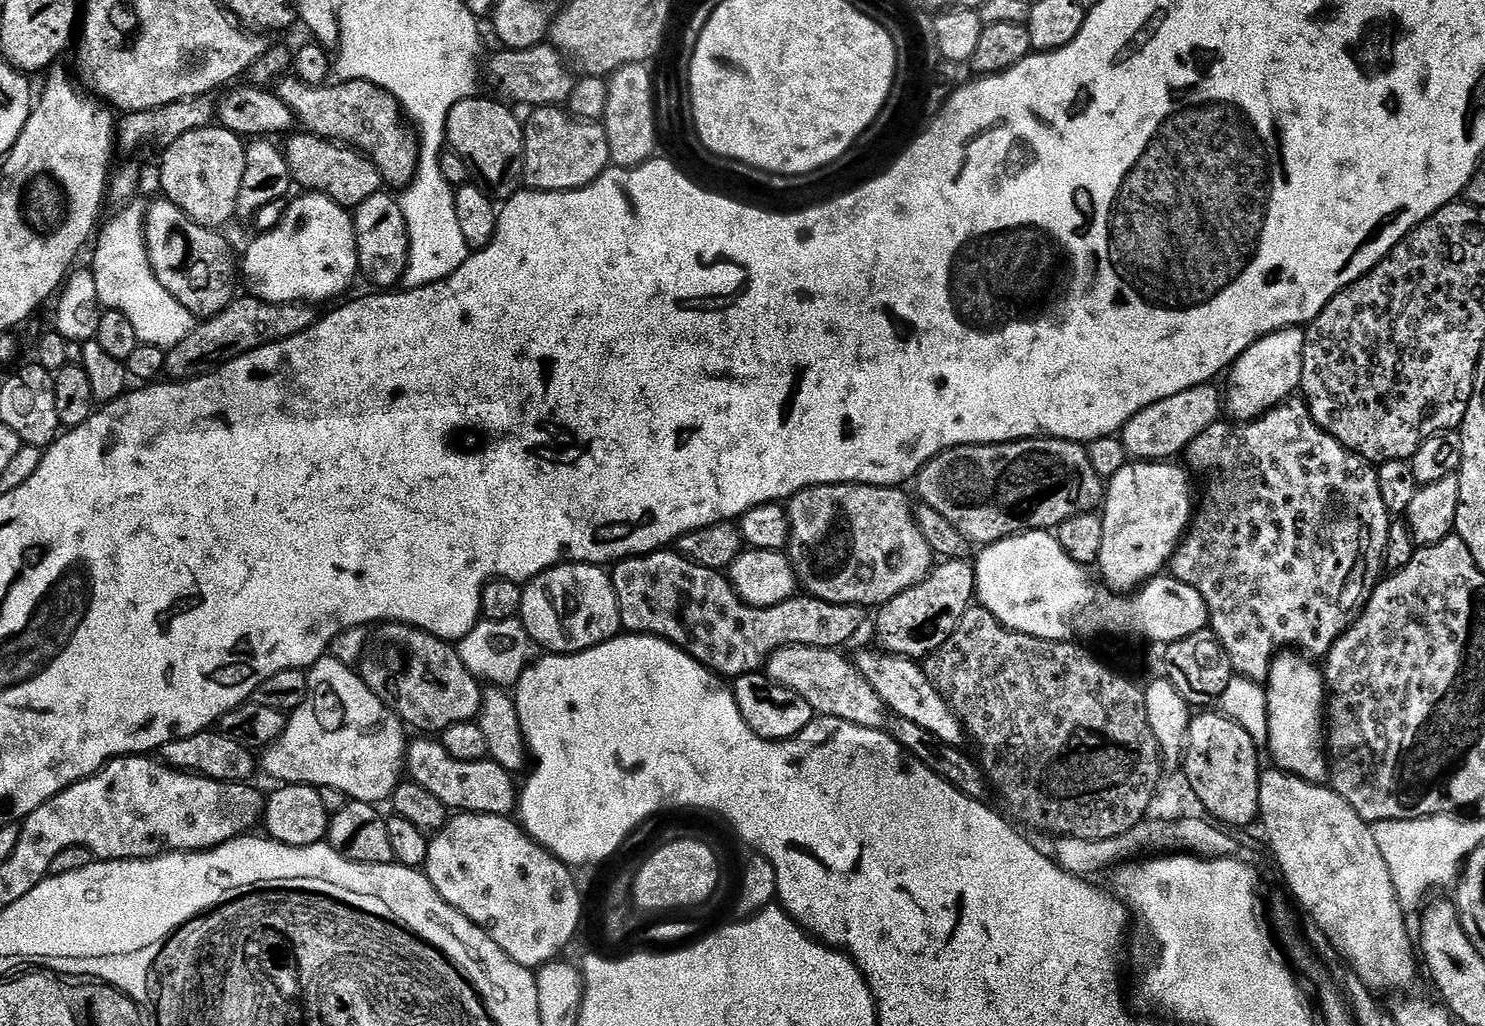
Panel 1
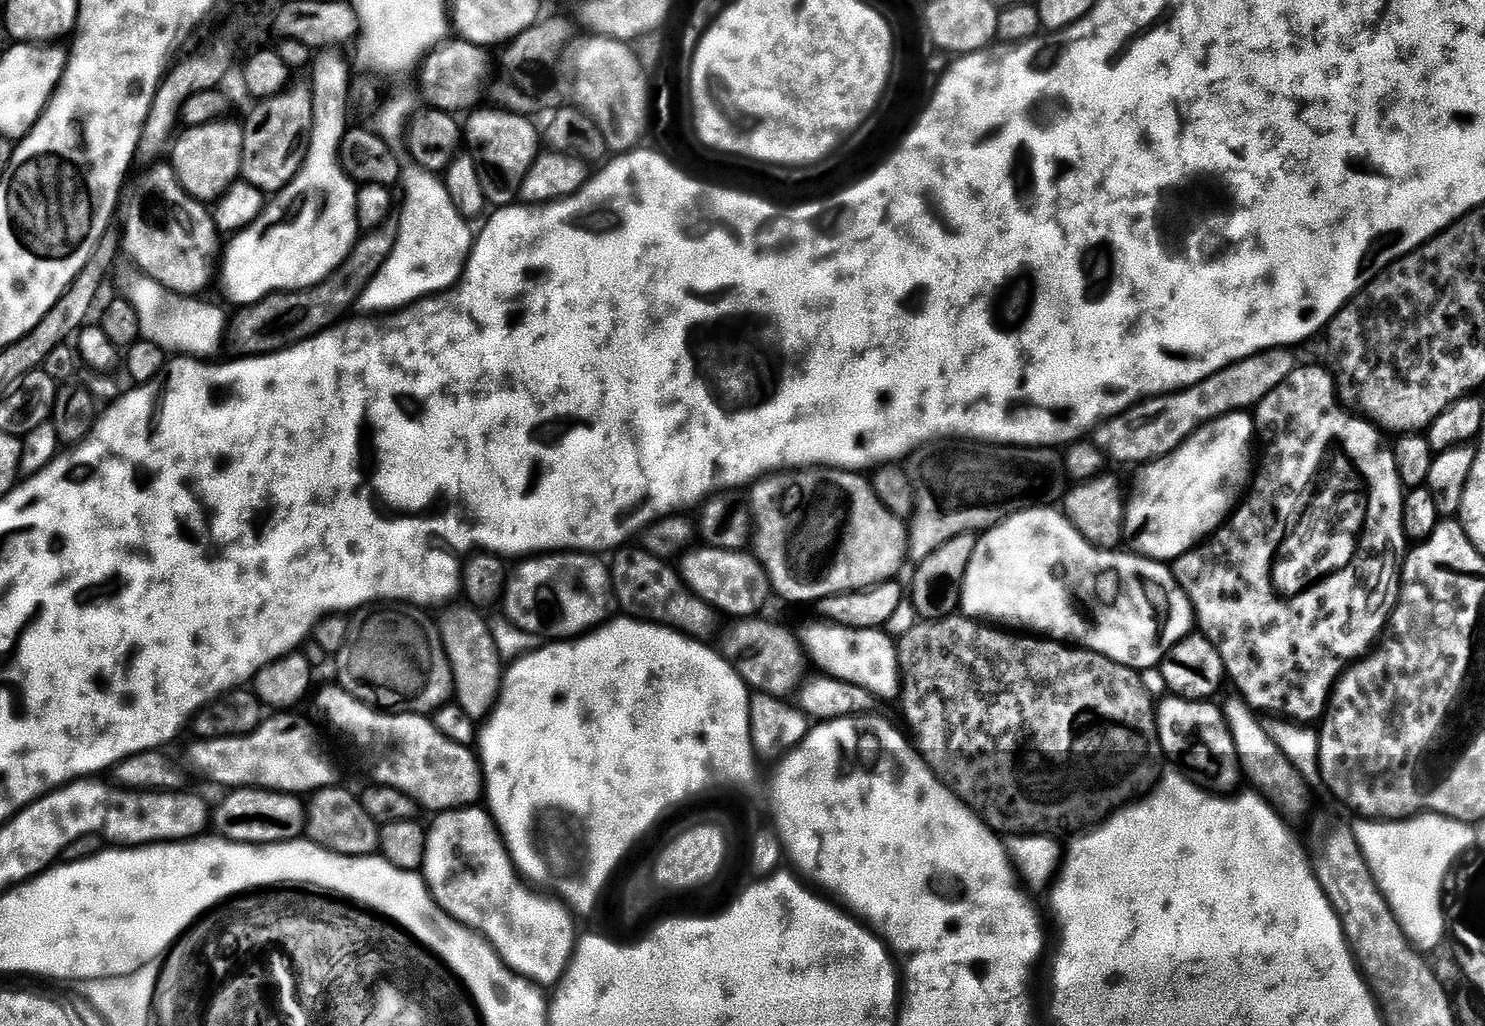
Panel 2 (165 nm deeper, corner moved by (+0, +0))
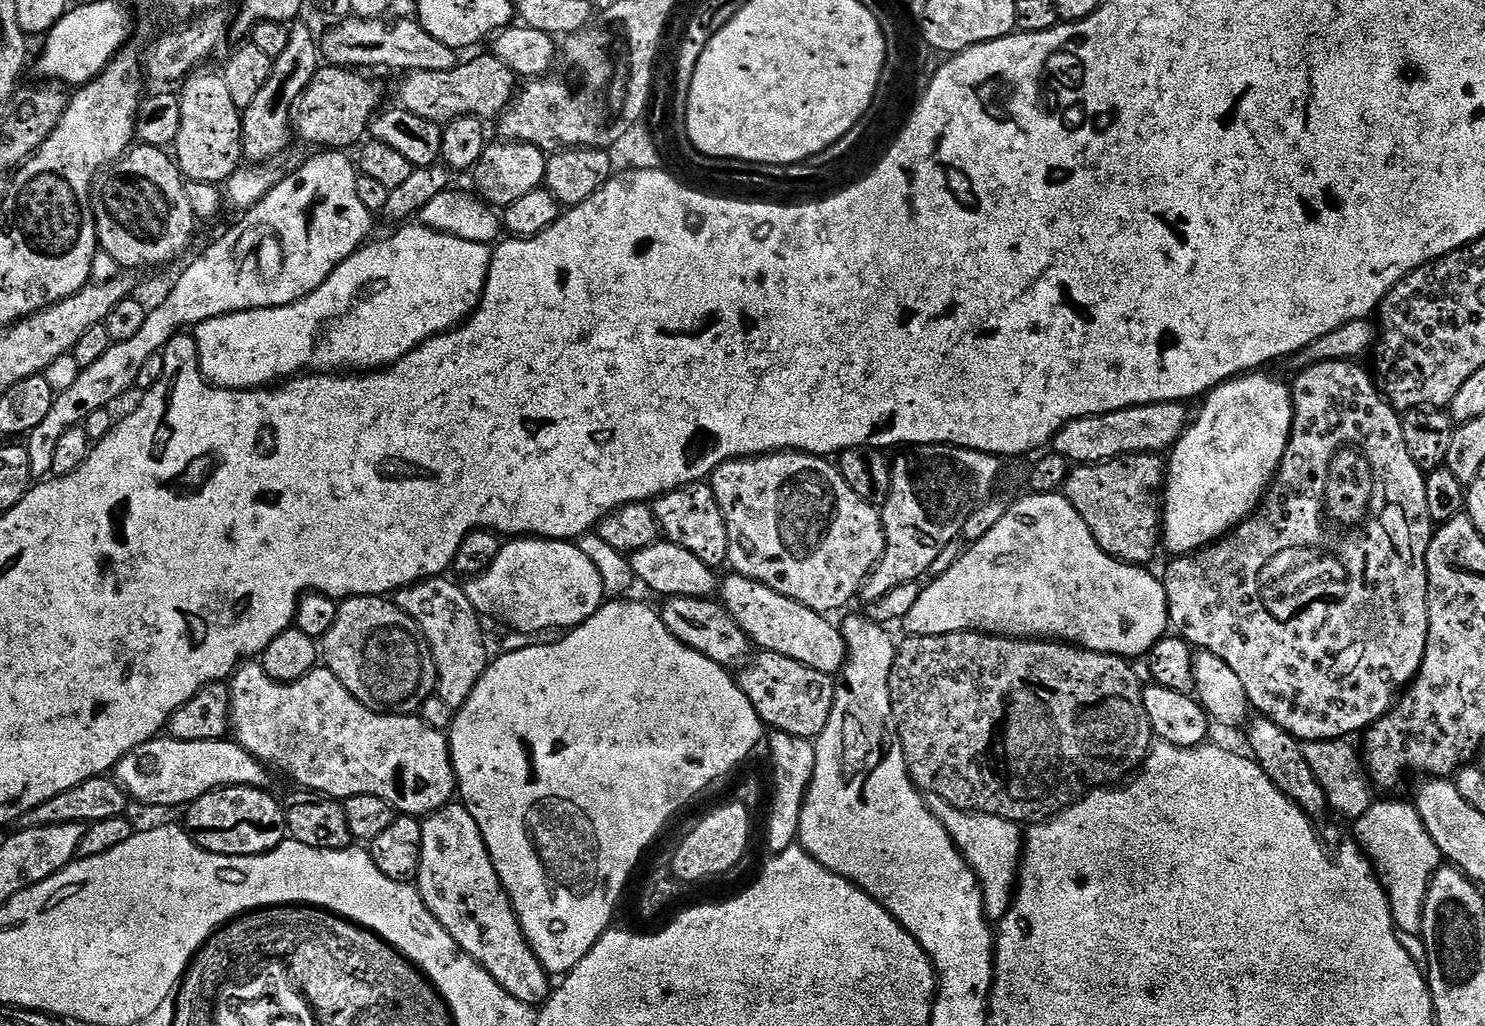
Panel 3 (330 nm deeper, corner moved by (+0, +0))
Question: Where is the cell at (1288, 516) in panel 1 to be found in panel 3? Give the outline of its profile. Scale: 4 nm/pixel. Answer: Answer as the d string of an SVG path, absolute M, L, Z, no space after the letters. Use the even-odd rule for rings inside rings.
M1327 360L1303 369L1296 381L1291 381L1292 393L1292 436L1284 451L1280 471L1272 477L1270 487L1265 491L1260 507L1247 520L1237 524L1227 536L1211 543L1207 548L1191 554L1180 554L1165 572L1162 583L1168 603L1168 623L1175 635L1191 644L1193 649L1214 654L1222 658L1235 676L1242 681L1249 705L1259 715L1270 722L1282 726L1294 739L1301 742L1315 740L1338 740L1352 738L1355 732L1363 733L1390 711L1404 689L1418 674L1422 658L1426 654L1428 637L1428 571L1426 570L1426 550L1432 541L1434 525L1430 510L1426 510L1426 473L1414 466L1414 458L1406 450L1402 439L1402 416L1384 398L1373 373L1359 368L1359 363L1351 360ZM1328 478L1334 490L1334 502L1318 516L1320 510L1320 490ZM1286 548L1284 574L1276 574L1274 580L1264 582L1258 574L1262 562L1276 550Z

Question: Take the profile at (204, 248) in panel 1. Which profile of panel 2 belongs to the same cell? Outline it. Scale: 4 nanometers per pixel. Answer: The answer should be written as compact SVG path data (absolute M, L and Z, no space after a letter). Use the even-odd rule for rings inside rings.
M160 162L155 166L149 167L152 168L149 172L144 172L141 174L140 178L136 181L133 179L131 181L132 184L132 193L127 193L126 203L123 205L122 214L124 210L124 232L122 231L122 244L126 249L128 248L128 256L130 259L136 263L135 267L139 269L139 271L143 272L144 275L149 276L150 278L154 278L158 283L162 285L164 288L170 289L170 291L175 292L178 296L183 296L185 298L195 297L197 294L200 294L200 291L203 290L204 287L207 286L208 283L212 280L212 275L217 275L218 272L218 261L222 256L222 240L220 244L220 239L222 239L221 233L218 231L216 227L216 222L211 211L208 212L203 203L199 200L195 200L193 196L191 196L188 191L186 191L183 186L178 182L178 178L176 177L176 171L172 169L171 163L168 162Z

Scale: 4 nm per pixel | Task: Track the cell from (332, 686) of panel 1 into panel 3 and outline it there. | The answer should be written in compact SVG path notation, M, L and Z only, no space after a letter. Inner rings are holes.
M157 738L130 750L116 764L114 779L133 801L153 804L156 808L187 806L219 788L263 788L267 789L269 769L255 760L235 739L225 738L214 742L178 742L171 738Z

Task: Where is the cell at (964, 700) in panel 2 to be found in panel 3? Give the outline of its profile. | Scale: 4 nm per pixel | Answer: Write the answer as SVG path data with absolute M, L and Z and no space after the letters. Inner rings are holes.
M951 632L950 634L942 634L941 636L908 636L904 638L904 641L902 639L899 641L896 649L896 657L894 658L894 666L888 675L888 685L890 686L892 717L896 723L896 729L904 747L908 772L911 774L912 781L916 783L921 793L927 794L929 797L941 796L950 806L960 811L976 812L982 815L996 815L998 818L1008 819L1010 822L1021 826L1031 826L1033 824L1041 824L1043 820L1051 820L1053 816L1057 816L1060 812L1065 812L1071 804L1076 804L1080 800L1083 800L1088 793L1096 791L1097 788L1116 786L1121 782L1127 781L1139 769L1140 765L1143 764L1149 752L1151 752L1154 743L1152 723L1146 714L1146 706L1144 705L1144 688L1138 682L1138 678L1134 678L1134 670L1131 663L1123 656L1112 656L1109 652L1089 652L1067 642L1045 642L1040 638L993 636L987 632Z

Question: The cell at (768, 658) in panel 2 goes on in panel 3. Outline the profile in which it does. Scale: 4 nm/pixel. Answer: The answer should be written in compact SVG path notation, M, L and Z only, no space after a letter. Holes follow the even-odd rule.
M669 596L663 601L664 608L659 609L662 622L678 642L690 646L690 650L698 650L710 662L718 662L718 666L729 670L739 670L748 663L753 655L754 648L748 635L734 622L719 599L709 598L682 598L681 596Z

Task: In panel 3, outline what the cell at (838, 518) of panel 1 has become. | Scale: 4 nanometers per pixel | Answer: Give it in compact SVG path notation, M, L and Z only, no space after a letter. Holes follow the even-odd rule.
M769 452L766 456L749 456L742 460L728 460L721 468L715 468L710 477L710 483L716 501L720 503L720 509L726 522L726 530L730 538L730 550L728 551L728 564L731 571L737 576L745 576L751 580L757 580L760 584L770 586L778 594L806 606L810 610L821 614L833 614L839 608L844 608L853 599L857 599L860 587L864 585L864 579L871 574L884 553L884 522L877 505L868 504L850 486L846 486L846 478L842 478L839 467L831 459L822 456L812 456L808 452Z

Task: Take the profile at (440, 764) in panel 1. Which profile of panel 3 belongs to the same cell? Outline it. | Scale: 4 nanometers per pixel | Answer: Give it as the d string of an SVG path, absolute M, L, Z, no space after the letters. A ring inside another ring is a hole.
M245 662L231 677L230 687L236 743L269 769L285 772L301 789L341 802L358 794L374 794L374 798L382 798L397 813L417 818L427 818L439 808L448 807L457 795L452 745L443 731L431 728L416 714L394 716L362 706L326 667L318 666L306 678L283 684L269 678L258 662Z

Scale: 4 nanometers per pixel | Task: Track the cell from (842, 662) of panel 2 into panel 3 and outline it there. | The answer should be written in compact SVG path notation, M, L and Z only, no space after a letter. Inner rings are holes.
M728 574L725 580L723 577L718 588L718 596L723 603L724 609L732 615L734 622L738 622L738 626L742 626L742 630L748 635L749 641L757 649L789 656L794 658L794 662L802 662L819 672L836 674L843 669L848 658L848 645L844 642L843 631L837 625L835 628L828 621L831 619L827 615L810 610L806 606L786 598L782 594L770 590L770 586L758 583L757 580L735 574Z

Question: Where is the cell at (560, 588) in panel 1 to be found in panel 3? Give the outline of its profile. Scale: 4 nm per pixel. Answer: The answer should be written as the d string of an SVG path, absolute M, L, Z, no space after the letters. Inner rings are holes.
M512 538L482 574L463 585L470 606L481 617L497 616L509 629L535 634L551 628L571 630L586 623L606 602L598 567L567 540Z

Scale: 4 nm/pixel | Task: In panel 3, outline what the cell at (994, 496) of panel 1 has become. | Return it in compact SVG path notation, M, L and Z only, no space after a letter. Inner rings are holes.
M925 444L907 449L905 456L900 456L892 464L892 485L890 494L882 506L884 522L884 553L864 579L858 596L865 605L878 602L890 594L890 590L898 590L903 584L915 584L927 577L930 566L942 550L950 543L958 540L966 526L966 518L974 514L974 510L992 495L997 487L996 479L1000 476L1001 457L990 452L979 452L973 448L957 448L955 444Z

